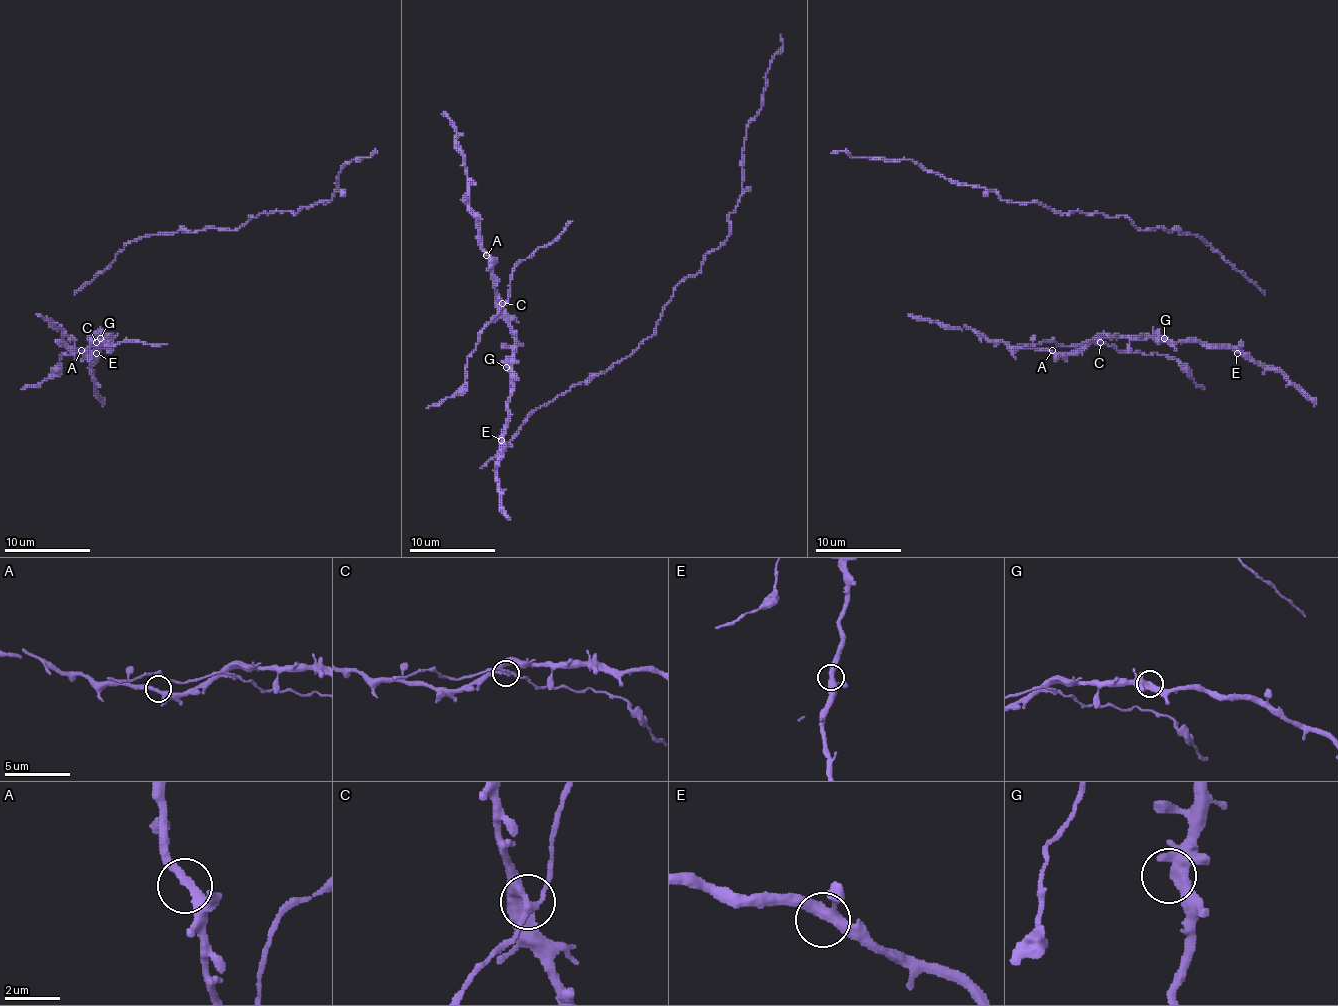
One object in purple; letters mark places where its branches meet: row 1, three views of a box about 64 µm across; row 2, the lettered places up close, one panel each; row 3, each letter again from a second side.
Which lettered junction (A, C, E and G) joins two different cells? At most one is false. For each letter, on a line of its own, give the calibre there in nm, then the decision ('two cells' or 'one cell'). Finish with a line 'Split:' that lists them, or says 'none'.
A: 320 nm thick; one cell
C: 300 nm thick; two cells
E: 360 nm thick; one cell
G: 400 nm thick; one cell
Split: C

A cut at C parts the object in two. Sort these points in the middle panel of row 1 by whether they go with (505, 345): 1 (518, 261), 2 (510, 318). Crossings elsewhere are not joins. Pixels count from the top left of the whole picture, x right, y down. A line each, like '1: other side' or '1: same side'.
1: other side
2: same side

